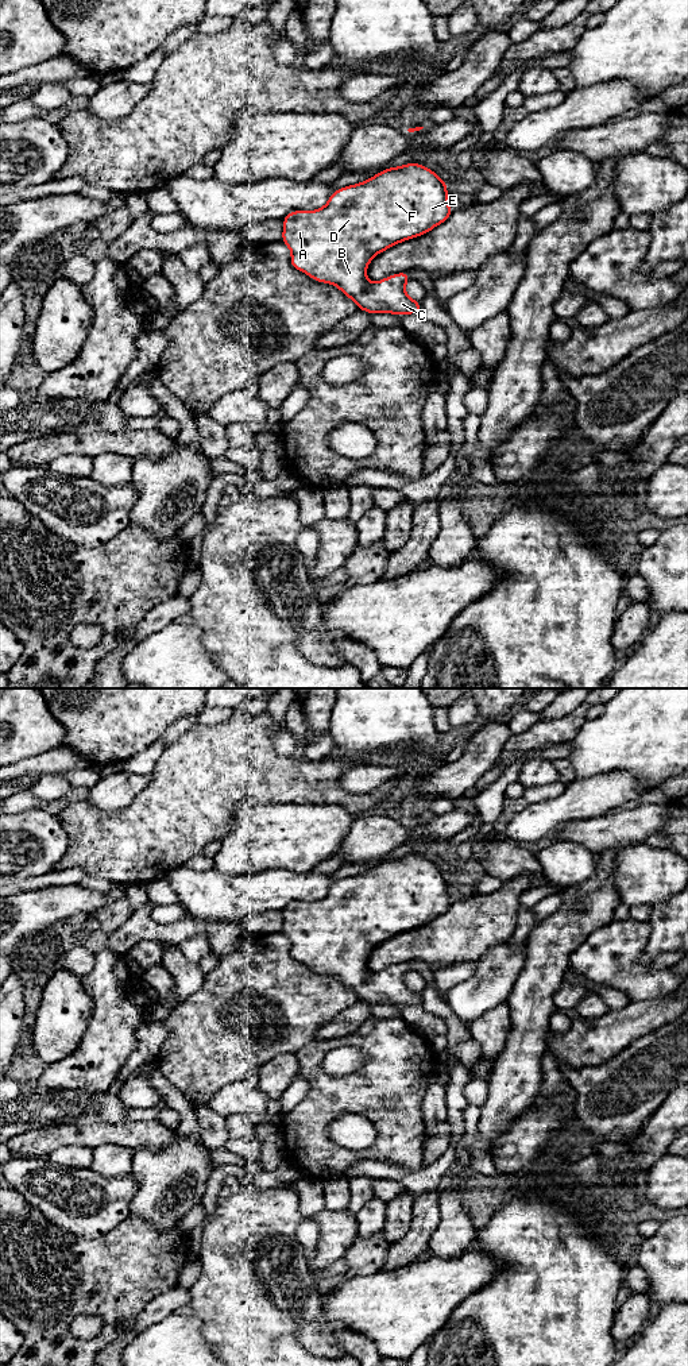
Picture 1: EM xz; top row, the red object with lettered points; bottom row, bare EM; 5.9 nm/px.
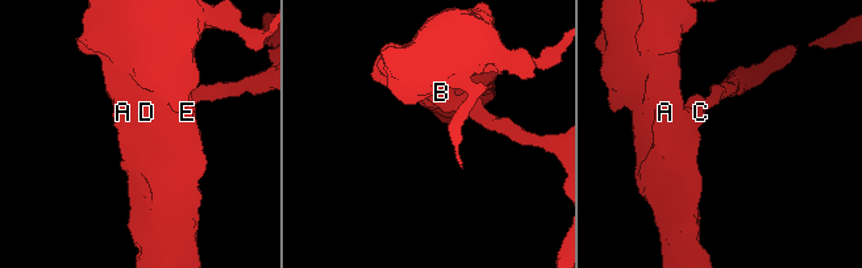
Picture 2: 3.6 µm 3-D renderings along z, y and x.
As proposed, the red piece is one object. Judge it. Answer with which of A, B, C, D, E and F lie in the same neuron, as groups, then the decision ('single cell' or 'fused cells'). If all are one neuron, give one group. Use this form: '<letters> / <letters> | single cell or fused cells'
A B C D E F | single cell

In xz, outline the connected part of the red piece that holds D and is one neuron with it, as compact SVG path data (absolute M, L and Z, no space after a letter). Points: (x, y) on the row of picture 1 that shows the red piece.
M406 163L389 167L374 177L355 185L335 190L329 201L317 211L293 211L283 219L282 242L290 248L290 265L322 283L332 283L351 298L357 309L371 315L391 313L397 316L421 313L422 306L405 292L405 285L411 279L407 271L397 273L378 282L368 282L367 266L382 251L428 234L438 224L445 223L452 212L447 200L448 186L433 170L420 163Z

